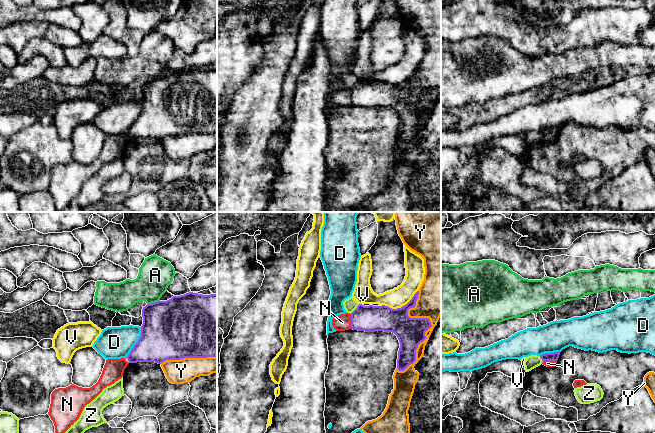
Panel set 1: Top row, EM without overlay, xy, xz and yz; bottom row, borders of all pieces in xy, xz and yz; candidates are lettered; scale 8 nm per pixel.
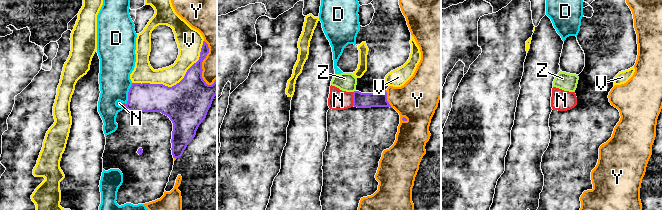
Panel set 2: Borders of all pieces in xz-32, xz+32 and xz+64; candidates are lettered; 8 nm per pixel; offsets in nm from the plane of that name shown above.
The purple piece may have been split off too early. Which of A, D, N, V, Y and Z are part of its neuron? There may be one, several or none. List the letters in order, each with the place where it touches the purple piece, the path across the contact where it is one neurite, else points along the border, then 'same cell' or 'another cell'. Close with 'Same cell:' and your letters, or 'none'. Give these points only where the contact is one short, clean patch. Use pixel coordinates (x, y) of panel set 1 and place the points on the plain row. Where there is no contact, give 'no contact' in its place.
A: contact xy (153, 79); another cell
D: contact xy (137, 118); another cell
N: contact xz (351, 97); border xz (350, 90), (351, 104); another cell
V: contact xz (401, 83); another cell
Y: contact xz (430, 100); another cell
Z: contact xz (355, 85); border xz (359, 80), (350, 89); another cell
Same cell: none

